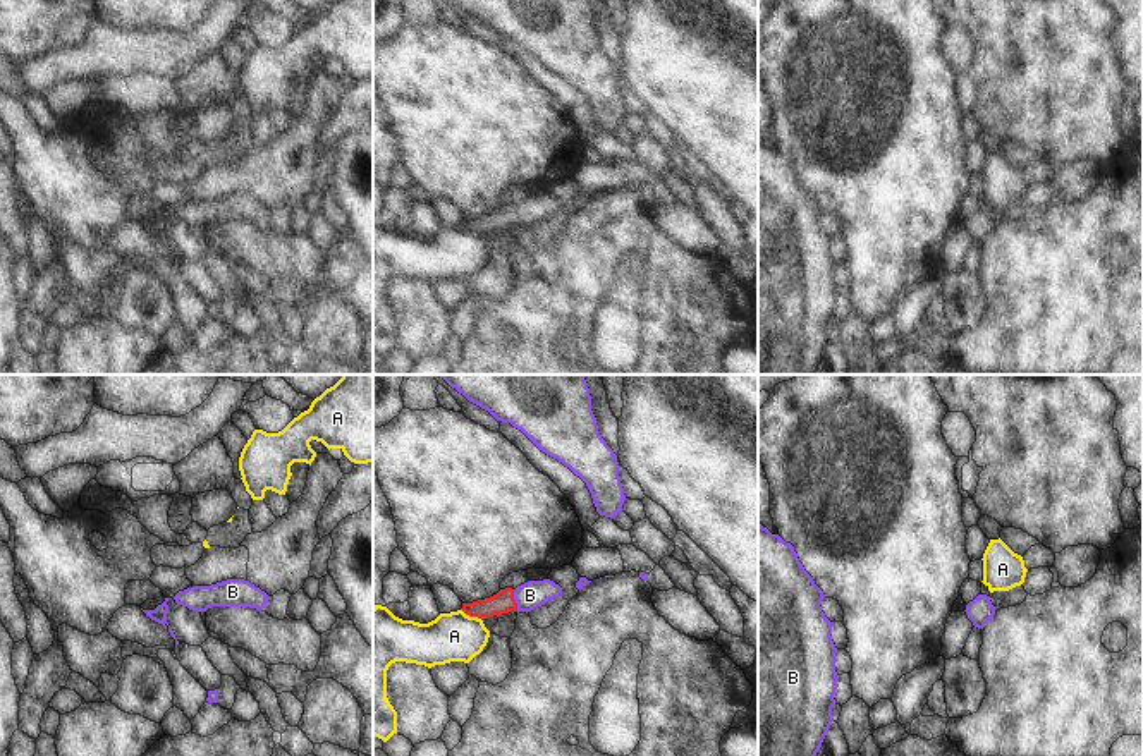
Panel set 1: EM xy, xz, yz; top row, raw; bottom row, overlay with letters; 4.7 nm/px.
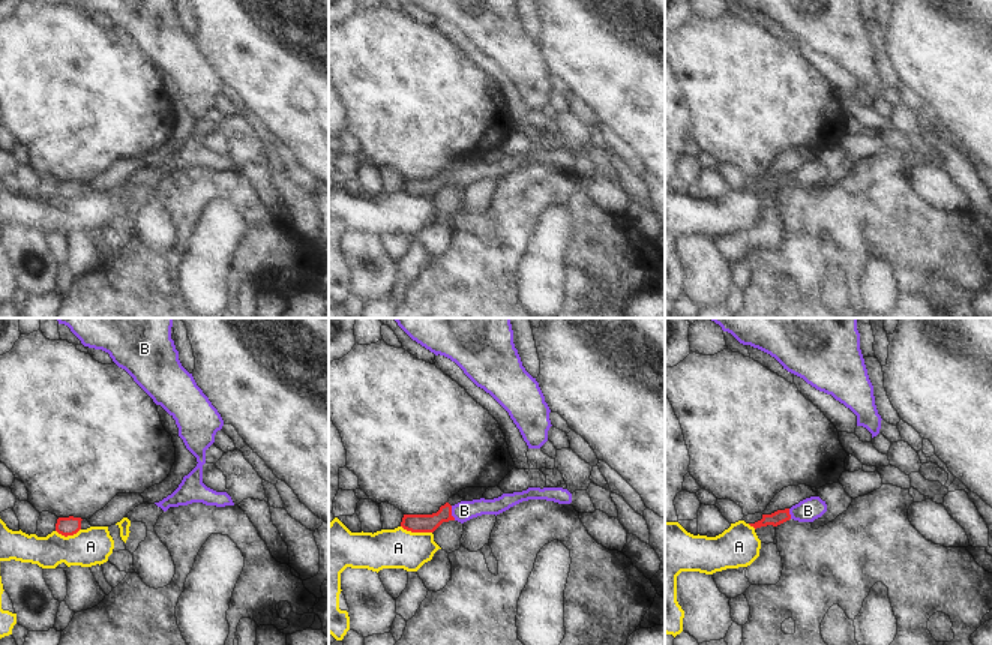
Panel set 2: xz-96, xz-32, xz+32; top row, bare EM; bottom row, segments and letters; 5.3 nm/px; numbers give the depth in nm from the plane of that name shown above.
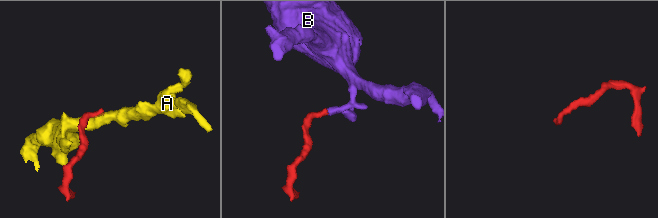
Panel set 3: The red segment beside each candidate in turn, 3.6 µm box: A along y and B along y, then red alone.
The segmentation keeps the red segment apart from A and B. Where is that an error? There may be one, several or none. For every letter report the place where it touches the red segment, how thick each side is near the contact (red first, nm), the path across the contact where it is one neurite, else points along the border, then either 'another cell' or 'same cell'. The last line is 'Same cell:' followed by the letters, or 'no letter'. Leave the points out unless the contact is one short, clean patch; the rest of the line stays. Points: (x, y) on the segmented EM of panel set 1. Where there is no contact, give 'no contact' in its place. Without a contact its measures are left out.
A: xz (471, 615) | 100/220 nm | along xz (461, 609), (482, 621) | another cell
B: xz (514, 600) | 100/130 nm | across xz (502, 602), (514, 600), (530, 595) | same cell
Same cell: B

